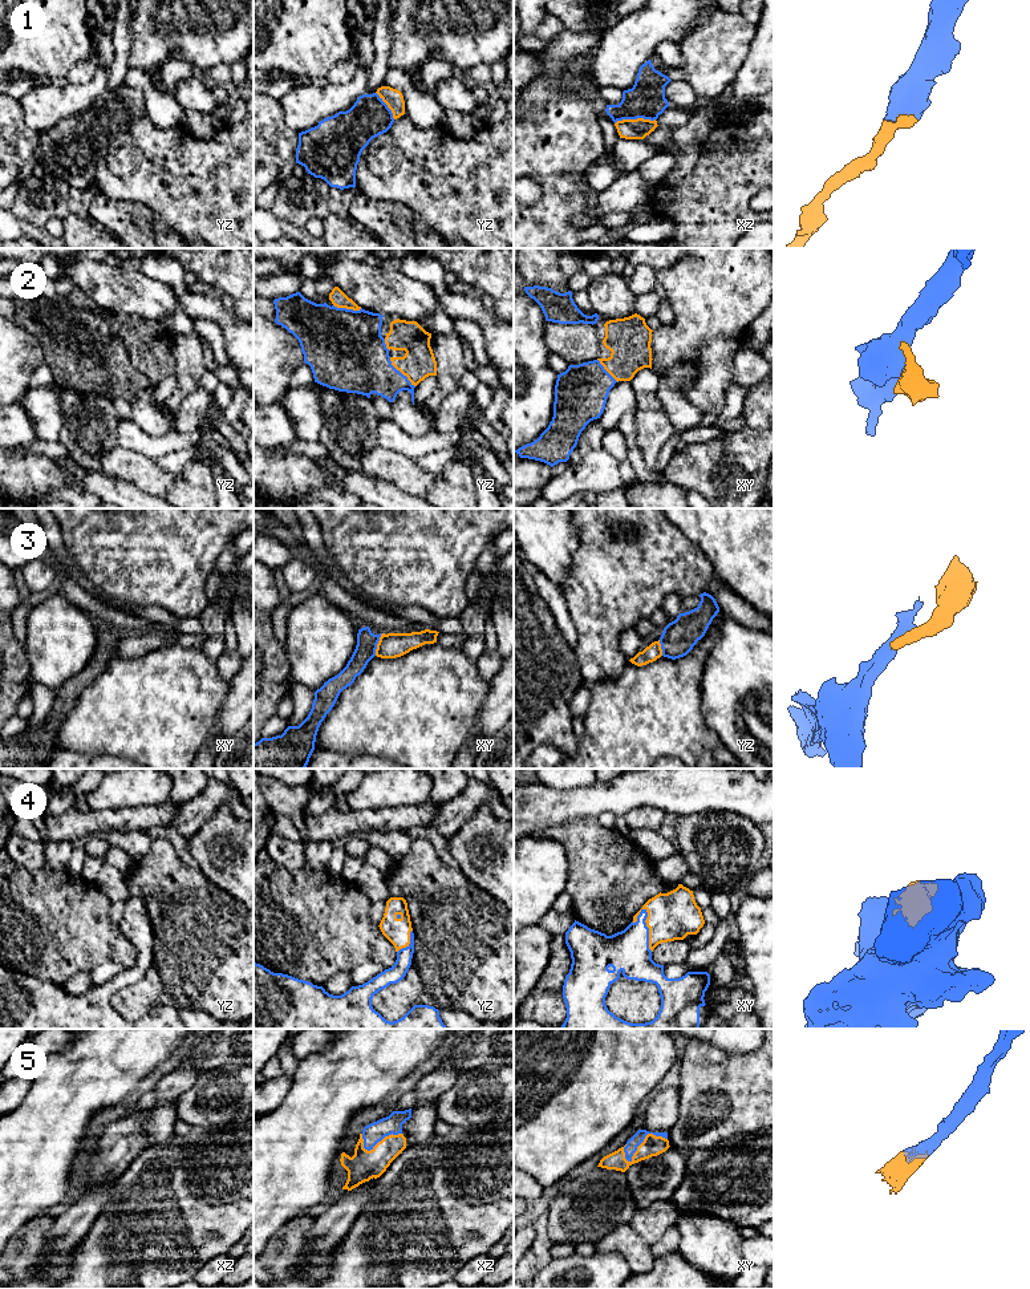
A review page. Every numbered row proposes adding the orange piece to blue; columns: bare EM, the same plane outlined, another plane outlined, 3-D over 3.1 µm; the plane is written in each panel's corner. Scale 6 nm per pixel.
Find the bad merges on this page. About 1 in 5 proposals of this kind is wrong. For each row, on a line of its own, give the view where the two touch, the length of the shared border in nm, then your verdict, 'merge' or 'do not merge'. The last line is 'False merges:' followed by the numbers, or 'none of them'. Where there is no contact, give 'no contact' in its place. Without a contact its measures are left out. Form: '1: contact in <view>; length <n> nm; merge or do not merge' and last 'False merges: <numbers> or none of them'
1: contact in xz; length 260 nm; merge
2: contact in yz; length 240 nm; merge
3: contact in xy; length 140 nm; do not merge
4: contact in xy; length 280 nm; merge
5: contact in xy; length 300 nm; merge
False merges: 3

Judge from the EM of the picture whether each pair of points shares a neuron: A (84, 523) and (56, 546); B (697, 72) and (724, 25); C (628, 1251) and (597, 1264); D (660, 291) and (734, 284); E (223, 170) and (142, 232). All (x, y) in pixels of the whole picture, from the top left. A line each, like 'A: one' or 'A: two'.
A: two
B: one
C: two
D: two
E: two

